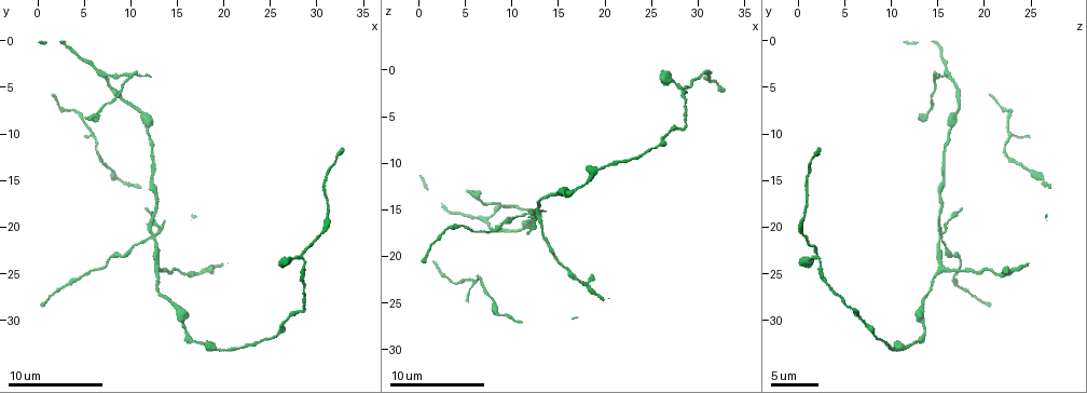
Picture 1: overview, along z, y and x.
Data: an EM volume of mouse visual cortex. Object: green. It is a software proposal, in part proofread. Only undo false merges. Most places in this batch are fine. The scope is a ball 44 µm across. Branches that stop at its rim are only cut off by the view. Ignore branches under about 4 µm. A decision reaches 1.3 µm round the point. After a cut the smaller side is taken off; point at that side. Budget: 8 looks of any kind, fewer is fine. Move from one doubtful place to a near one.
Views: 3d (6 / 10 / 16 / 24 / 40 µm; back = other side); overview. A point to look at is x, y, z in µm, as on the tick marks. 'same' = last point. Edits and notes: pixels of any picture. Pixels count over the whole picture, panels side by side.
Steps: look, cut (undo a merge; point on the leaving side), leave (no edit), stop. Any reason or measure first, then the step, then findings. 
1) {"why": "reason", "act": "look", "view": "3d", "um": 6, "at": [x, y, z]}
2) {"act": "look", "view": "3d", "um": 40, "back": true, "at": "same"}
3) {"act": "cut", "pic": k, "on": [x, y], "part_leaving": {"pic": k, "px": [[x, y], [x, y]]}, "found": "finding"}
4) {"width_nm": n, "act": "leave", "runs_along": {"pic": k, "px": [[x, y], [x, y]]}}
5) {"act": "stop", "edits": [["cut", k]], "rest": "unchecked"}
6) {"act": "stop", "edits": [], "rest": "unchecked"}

{"why": "four or more arms meet", "act": "look", "view": "3d", "um": 6, "at": [12.0, 21.0, 15.4]}

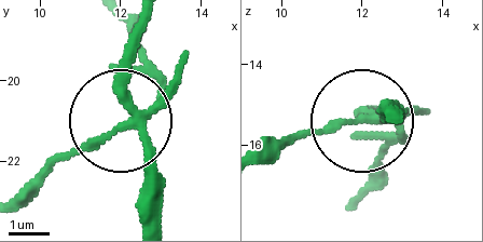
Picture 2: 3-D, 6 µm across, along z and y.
{"width_nm": 230, "act": "cut", "pic": 2, "on": [83, 144], "part_leaving": {"pic": 2, "px": [[139, 120], [70, 148], [18, 192]]}, "found": "two neurons meet here"}

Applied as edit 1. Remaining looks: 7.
{"act": "look", "view": "3d", "um": 10, "at": [13.2, 27.2, 14.0]}

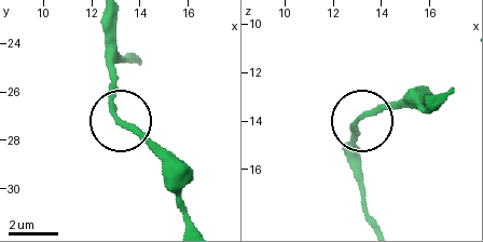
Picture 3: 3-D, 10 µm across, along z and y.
{"side_arm_um": 46, "act": "leave", "found": "one neuron here"}

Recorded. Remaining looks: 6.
{"why": "sudden change in width", "act": "look", "view": "3d", "um": 10, "at": [9.2, 4.2, 14.4]}

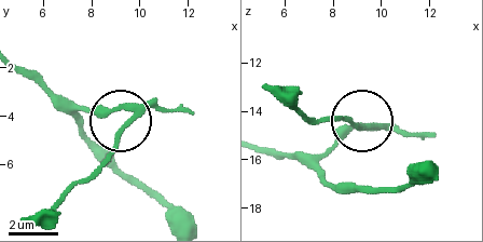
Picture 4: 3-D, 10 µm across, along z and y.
{"act": "cut", "pic": 4, "on": [116, 135], "part_leaving": {"pic": 4, "px": [[137, 113], [90, 174], [46, 211], [24, 222]]}, "found": "two neurons meet here"}

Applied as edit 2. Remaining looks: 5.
{"why": "thick turns thin", "act": "look", "view": "3d", "um": 16, "at": [11.0, 7.8, 17.2]}

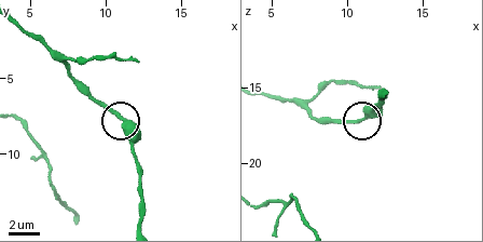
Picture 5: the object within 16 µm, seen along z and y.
{"act": "leave", "found": "continuous, no second neuron"}

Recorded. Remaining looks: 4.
{"act": "stop", "edits": [["cut", 2], ["cut", 4]], "rest": "unchecked"}

